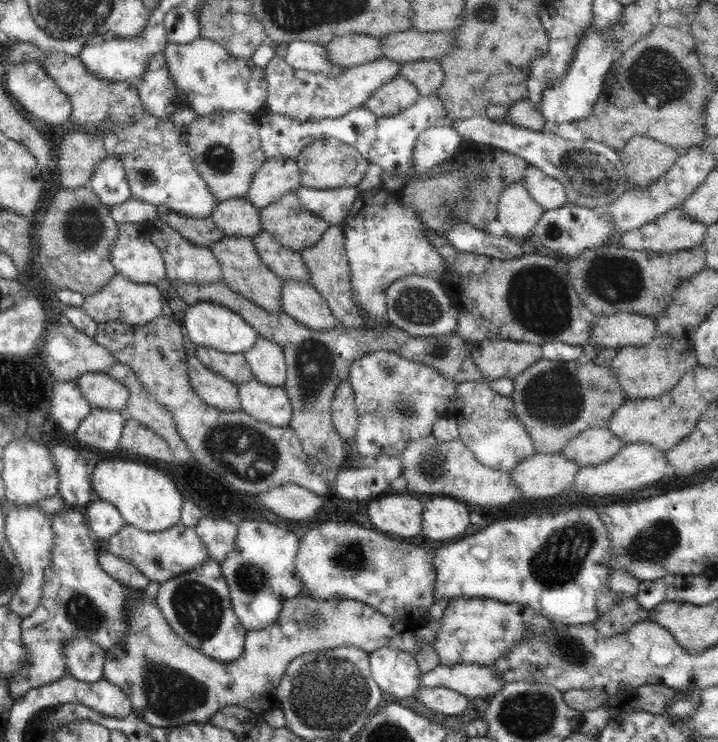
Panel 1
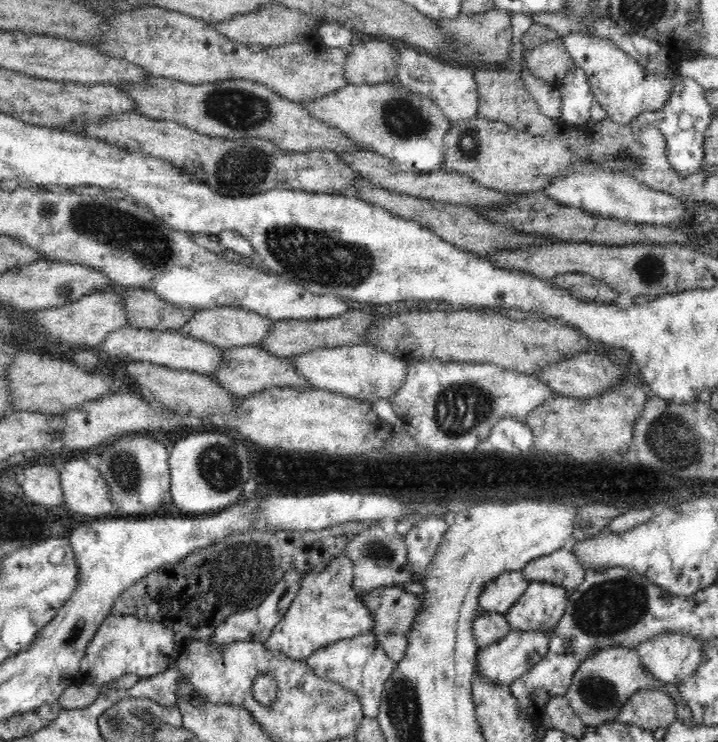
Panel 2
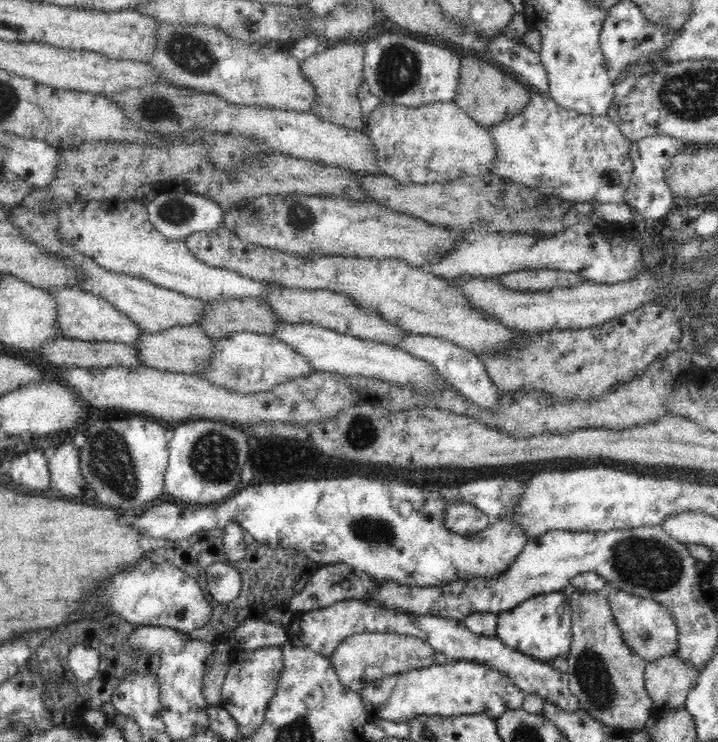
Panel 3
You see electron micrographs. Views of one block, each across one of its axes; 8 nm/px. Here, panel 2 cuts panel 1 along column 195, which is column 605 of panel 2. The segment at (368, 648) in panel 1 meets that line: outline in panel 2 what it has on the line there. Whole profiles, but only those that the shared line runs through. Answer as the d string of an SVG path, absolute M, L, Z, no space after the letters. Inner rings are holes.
M623 646L607 648L604 650L599 650L598 652L595 652L594 654L592 654L591 657L586 658L584 662L581 662L581 665L579 666L579 668L576 669L576 672L574 673L574 676L572 679L572 684L569 690L567 691L567 693L565 694L565 698L568 698L568 702L570 703L570 706L576 711L576 714L585 722L587 726L598 726L608 721L614 721L616 719L616 716L618 716L618 712L620 708L624 706L624 703L628 702L628 700L636 692L639 692L640 690L662 690L663 692L667 692L667 694L671 696L671 698L674 701L676 701L676 721L684 721L684 723L688 723L688 725L693 725L694 723L696 723L696 725L700 725L700 724L697 724L697 722L695 722L695 720L693 719L691 710L686 706L686 703L682 701L680 691L678 691L678 686L670 685L669 683L660 682L660 680L653 677L652 674L650 674L648 670L645 669L645 666L642 664L641 658L639 657L639 652L635 648L623 647Z

